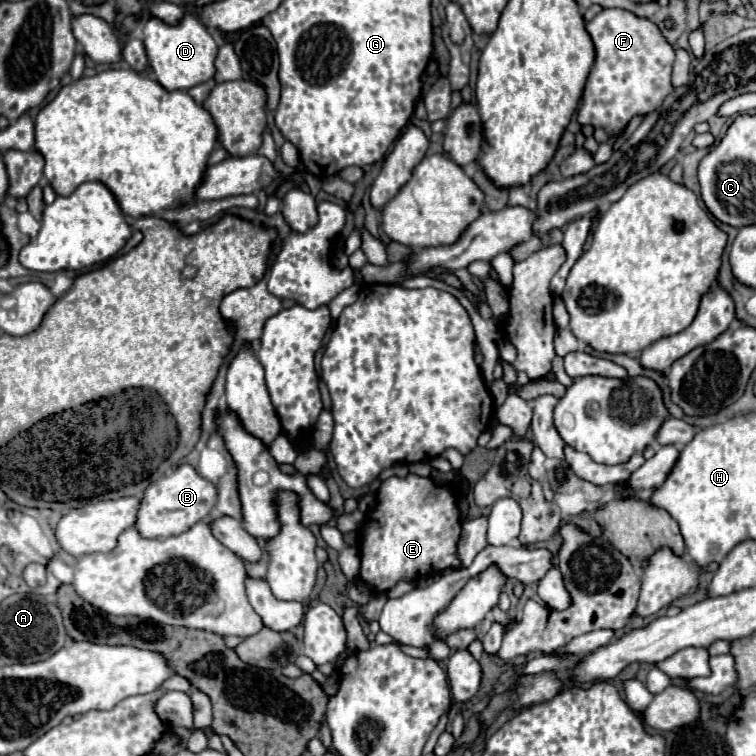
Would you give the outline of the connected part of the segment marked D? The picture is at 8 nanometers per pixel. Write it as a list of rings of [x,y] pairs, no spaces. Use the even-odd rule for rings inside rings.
[[[186,13],[178,25],[168,25],[158,17],[150,17],[144,27],[144,47],[156,81],[168,91],[188,91],[198,83],[214,77],[214,59],[218,45],[196,15]]]

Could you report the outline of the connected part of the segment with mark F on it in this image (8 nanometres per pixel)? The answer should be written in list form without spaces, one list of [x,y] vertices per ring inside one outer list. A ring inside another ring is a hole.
[[[604,9],[586,23],[586,31],[592,37],[596,59],[588,73],[578,121],[580,125],[620,133],[634,115],[652,113],[658,105],[662,105],[666,95],[674,91],[670,77],[676,55],[672,45],[662,37],[660,29],[652,21],[636,17],[630,11]]]

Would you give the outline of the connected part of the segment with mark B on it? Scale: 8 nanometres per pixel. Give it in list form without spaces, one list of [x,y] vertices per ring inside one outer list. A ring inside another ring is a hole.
[[[182,463],[170,475],[164,475],[162,479],[158,479],[146,487],[144,497],[140,499],[138,519],[136,519],[134,527],[146,539],[184,533],[186,529],[190,529],[190,525],[194,525],[196,521],[202,521],[210,515],[216,497],[218,497],[216,485],[210,483],[208,479],[200,477],[192,465]]]

